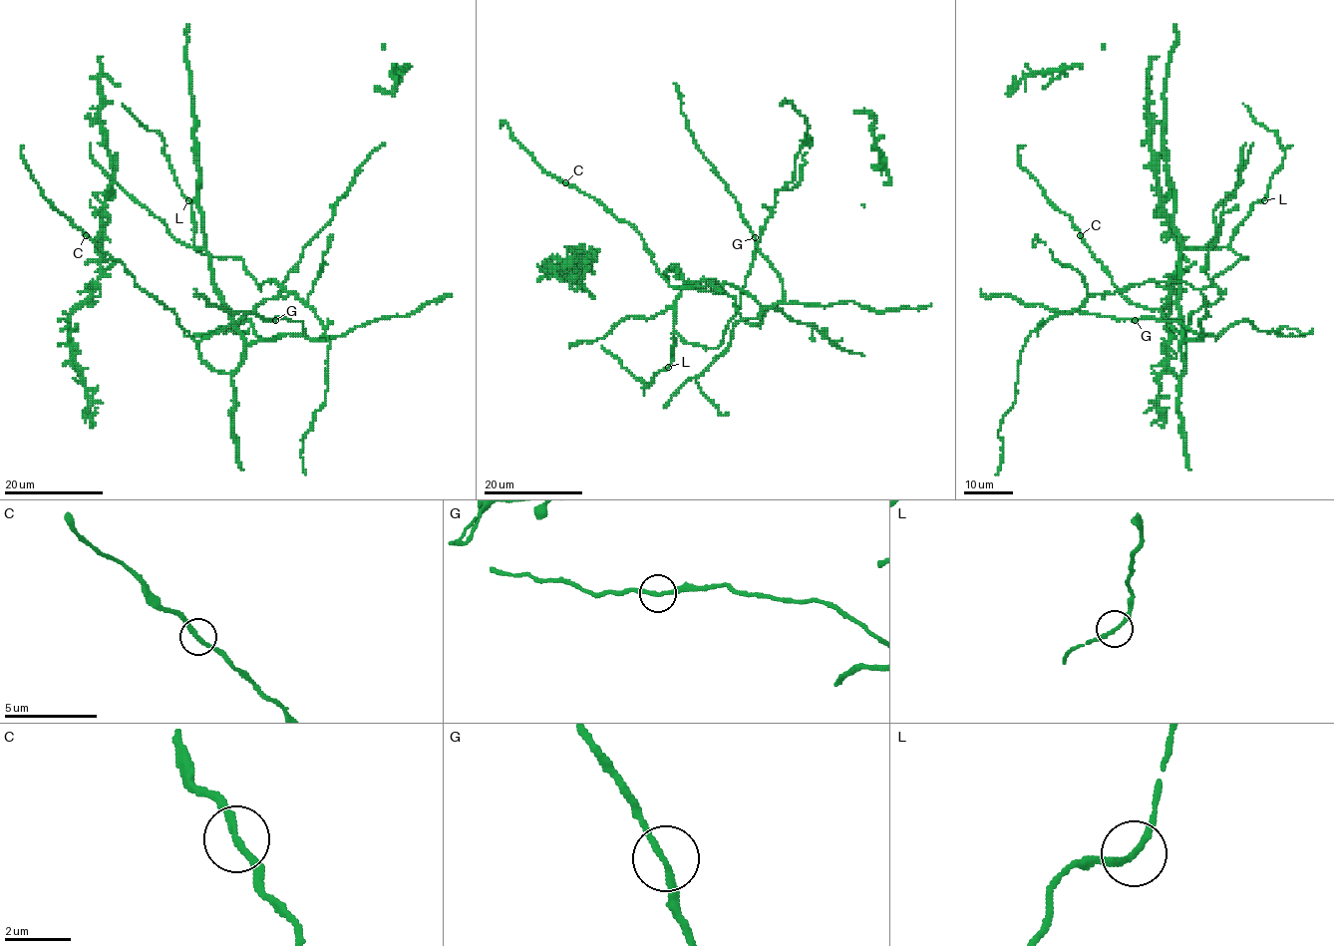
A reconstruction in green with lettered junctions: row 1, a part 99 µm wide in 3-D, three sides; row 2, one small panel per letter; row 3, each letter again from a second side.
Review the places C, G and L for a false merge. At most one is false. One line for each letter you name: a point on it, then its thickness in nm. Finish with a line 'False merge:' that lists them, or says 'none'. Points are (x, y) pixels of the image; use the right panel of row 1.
False merge: none

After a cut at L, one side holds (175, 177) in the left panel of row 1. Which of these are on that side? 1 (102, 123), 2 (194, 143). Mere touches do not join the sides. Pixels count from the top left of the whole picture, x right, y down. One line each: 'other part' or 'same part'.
1: other part
2: other part

